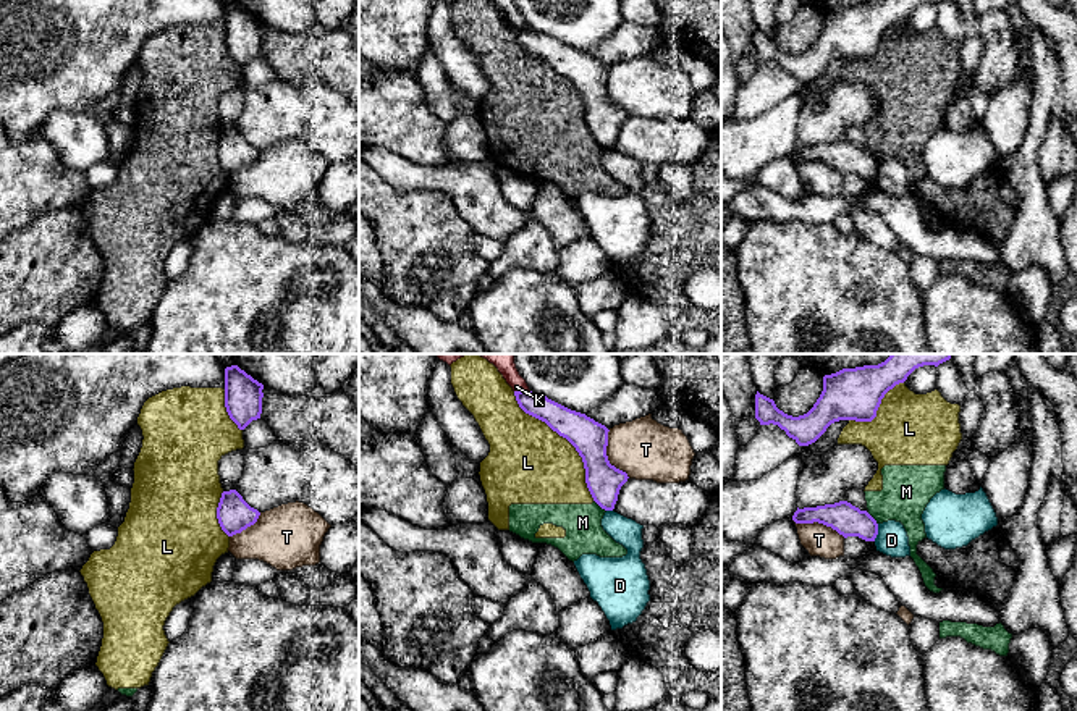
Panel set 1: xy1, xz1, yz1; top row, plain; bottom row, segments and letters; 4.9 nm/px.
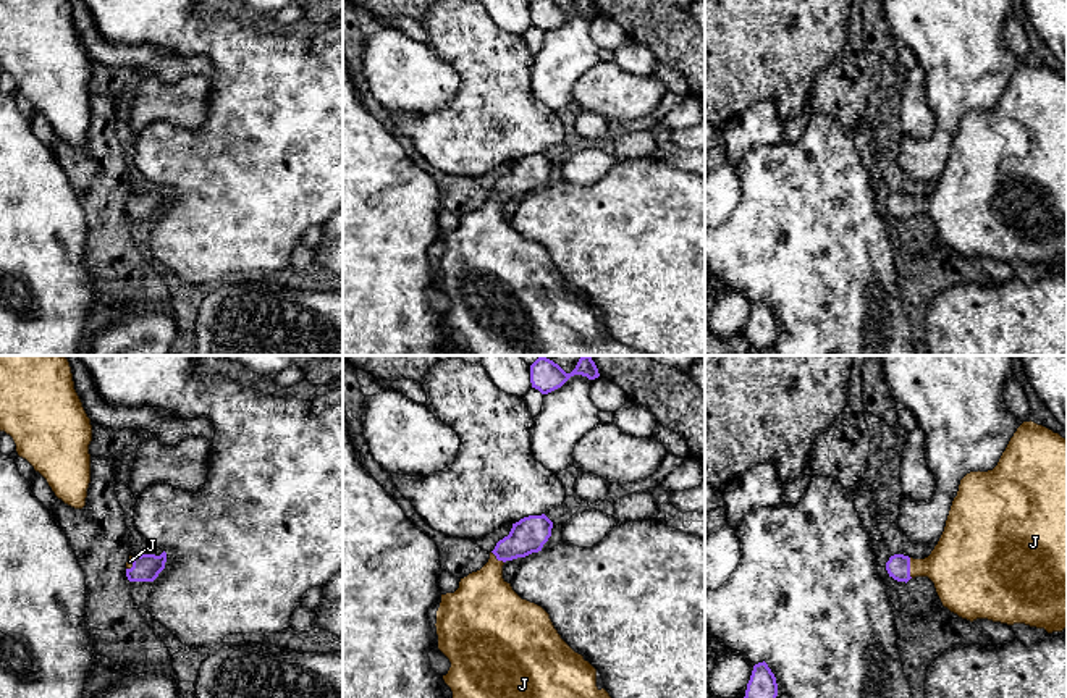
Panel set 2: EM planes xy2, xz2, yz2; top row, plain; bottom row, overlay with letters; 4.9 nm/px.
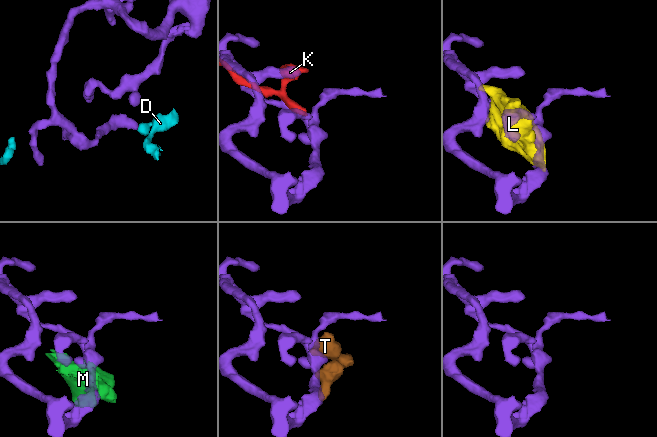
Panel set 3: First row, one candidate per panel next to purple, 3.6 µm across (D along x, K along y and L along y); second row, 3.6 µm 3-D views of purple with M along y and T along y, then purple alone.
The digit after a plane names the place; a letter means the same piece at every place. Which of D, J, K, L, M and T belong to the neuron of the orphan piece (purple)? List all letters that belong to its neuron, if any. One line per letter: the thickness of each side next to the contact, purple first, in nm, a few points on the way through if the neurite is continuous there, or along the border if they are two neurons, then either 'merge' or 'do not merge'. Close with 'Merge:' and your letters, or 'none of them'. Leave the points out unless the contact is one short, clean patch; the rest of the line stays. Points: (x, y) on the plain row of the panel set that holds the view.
D: 160/160 nm | do not merge
J: 120/320 nm | across yz2 (898, 204), (909, 206), (959, 204) | merge
K: 140/80 nm | do not merge
L: 180/400 nm | do not merge
M: 180/190 nm | along xz1 (594, 138), (605, 149) | do not merge
T: 180/300 nm | do not merge
Merge: J

